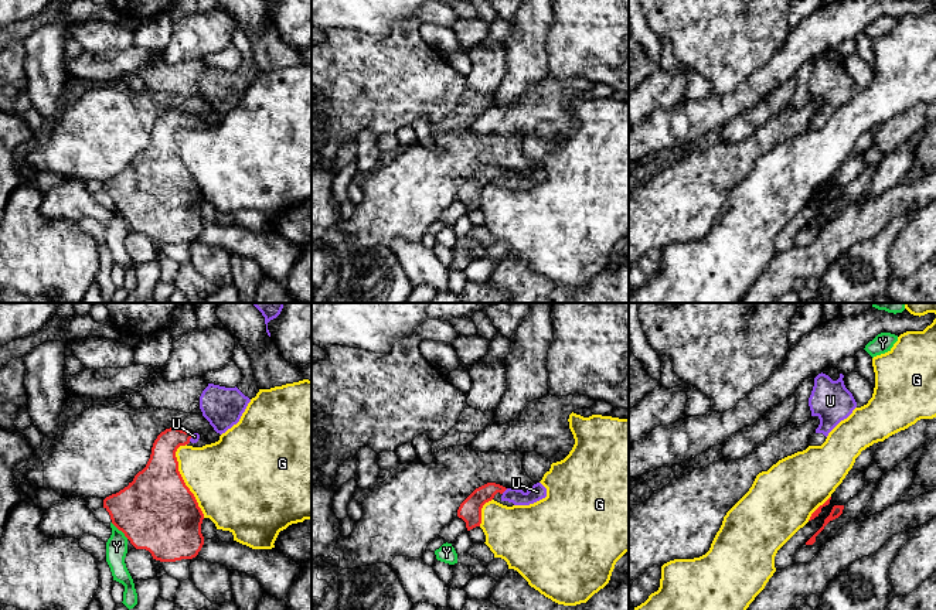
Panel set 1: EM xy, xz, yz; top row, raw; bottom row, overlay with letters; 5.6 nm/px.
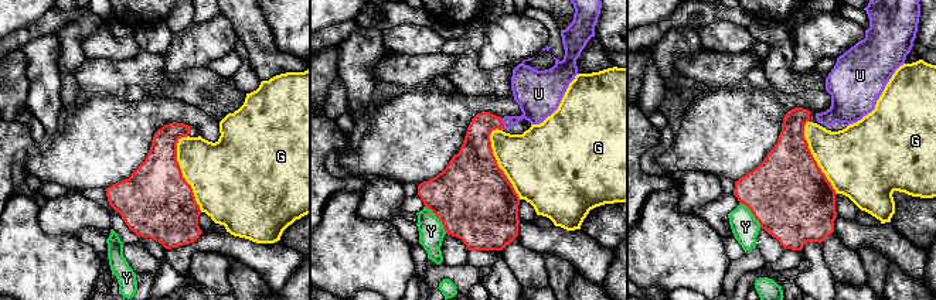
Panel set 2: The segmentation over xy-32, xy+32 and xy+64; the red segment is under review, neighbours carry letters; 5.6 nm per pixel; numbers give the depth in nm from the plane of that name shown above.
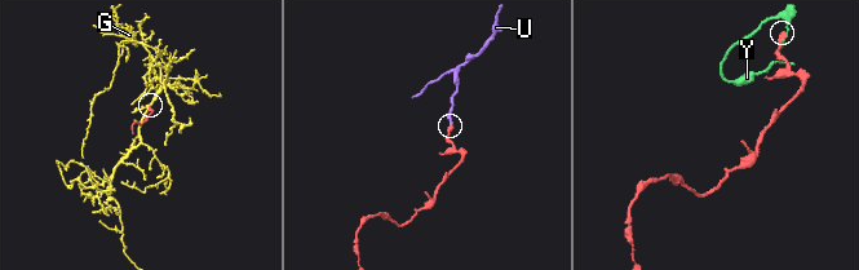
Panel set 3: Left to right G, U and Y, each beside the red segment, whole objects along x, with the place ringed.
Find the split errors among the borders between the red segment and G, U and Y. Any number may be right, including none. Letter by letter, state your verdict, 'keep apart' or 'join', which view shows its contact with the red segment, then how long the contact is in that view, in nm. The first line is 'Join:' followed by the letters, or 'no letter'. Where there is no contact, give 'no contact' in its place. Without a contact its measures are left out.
Join: U
G: keep apart | xy | 440 nm
U: join | xz | 50 nm
Y: keep apart | xy | 140 nm

